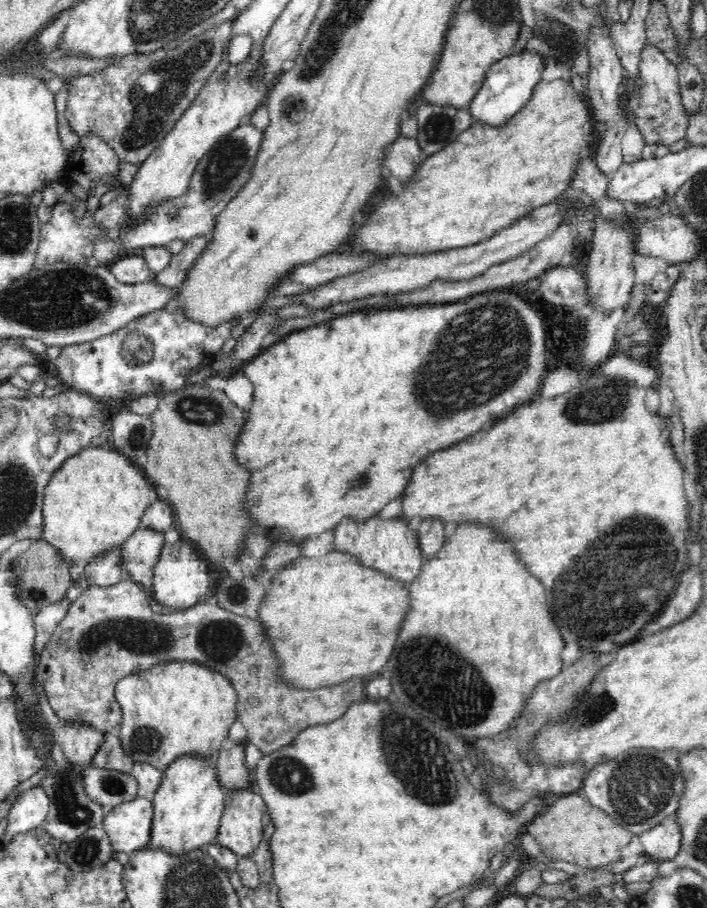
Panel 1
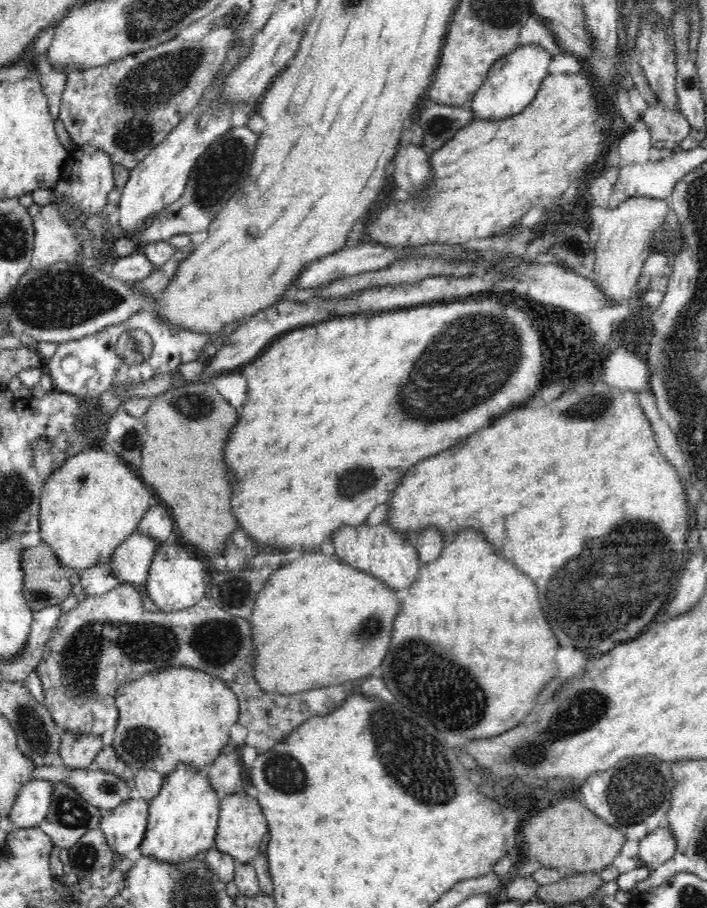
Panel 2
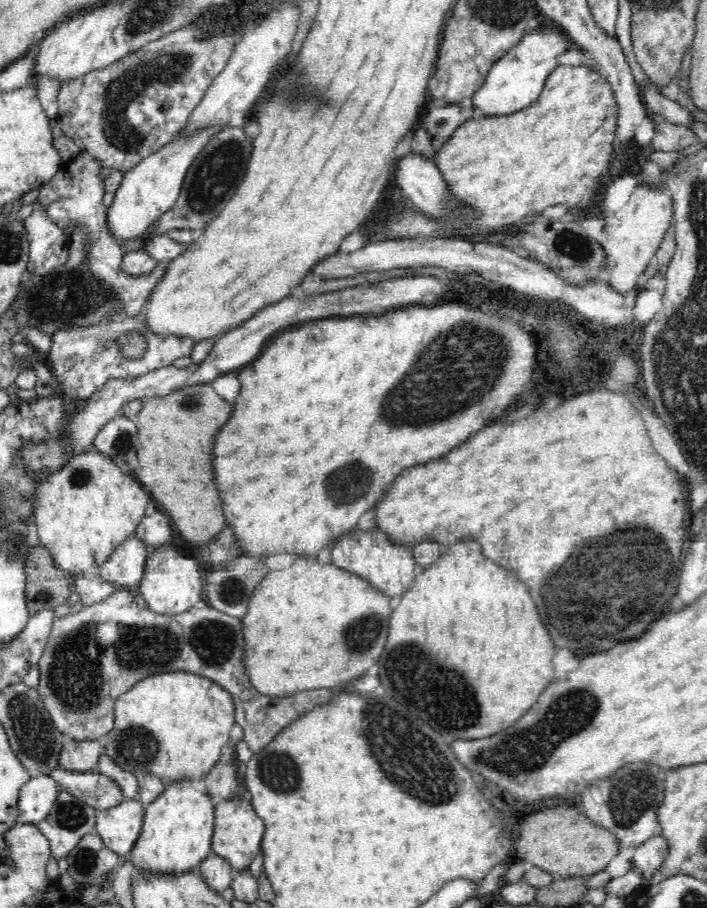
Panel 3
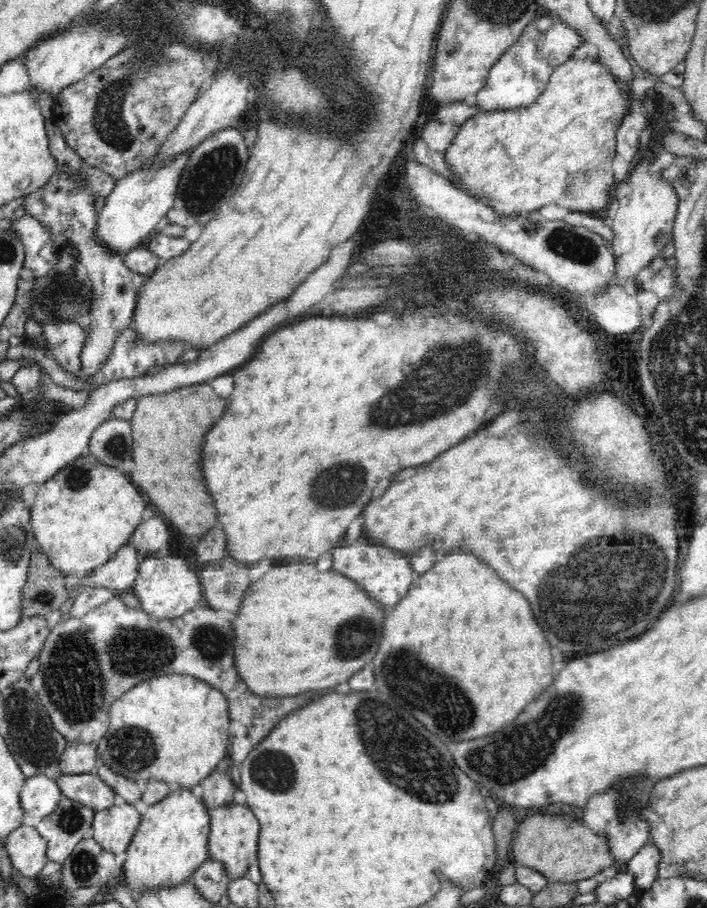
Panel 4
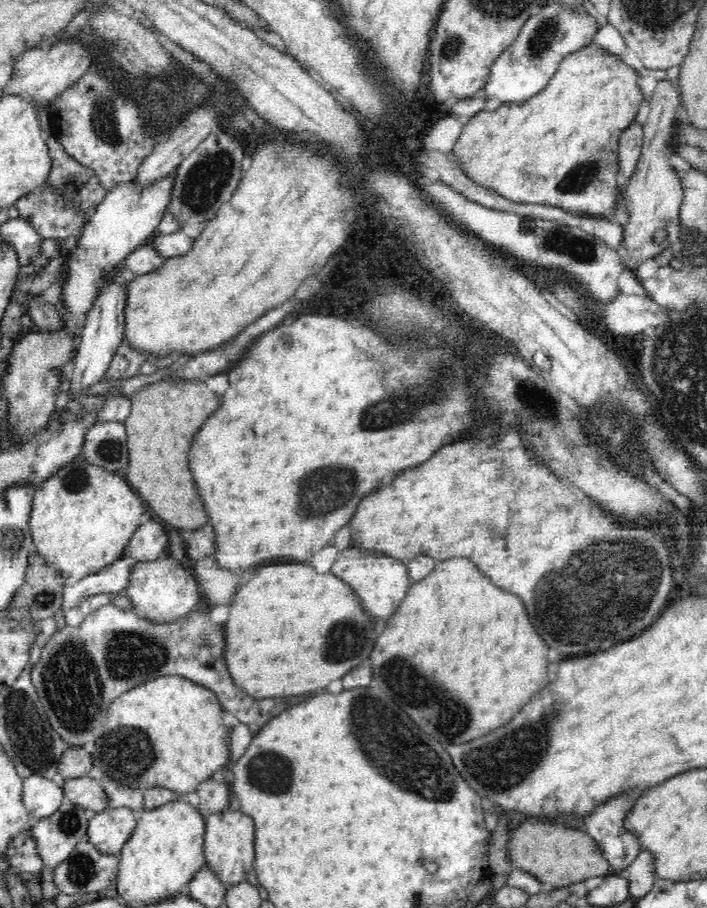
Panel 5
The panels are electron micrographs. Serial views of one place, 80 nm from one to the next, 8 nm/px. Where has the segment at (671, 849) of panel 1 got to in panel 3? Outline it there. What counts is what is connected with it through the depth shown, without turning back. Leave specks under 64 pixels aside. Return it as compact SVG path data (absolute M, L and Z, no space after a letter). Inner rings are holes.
M660 832L636 847L634 866L636 870L644 873L644 882L651 877L651 874L668 856L668 844L670 841L664 833Z

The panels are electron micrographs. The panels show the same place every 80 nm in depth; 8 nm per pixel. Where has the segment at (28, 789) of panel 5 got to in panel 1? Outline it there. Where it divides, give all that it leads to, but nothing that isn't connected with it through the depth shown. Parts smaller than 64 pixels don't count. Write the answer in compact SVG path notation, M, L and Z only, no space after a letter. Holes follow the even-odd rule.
M39 785L23 791L13 802L7 814L7 829L2 840L12 842L14 836L38 828L48 816L49 796Z

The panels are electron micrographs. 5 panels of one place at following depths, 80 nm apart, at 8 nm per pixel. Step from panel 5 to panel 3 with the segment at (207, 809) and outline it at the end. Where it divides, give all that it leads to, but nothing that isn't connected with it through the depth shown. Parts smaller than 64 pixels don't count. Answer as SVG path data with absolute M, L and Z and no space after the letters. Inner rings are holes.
M235 760L218 762L204 774L206 790L214 804L222 799L239 796L239 792L243 790L244 782L240 782L238 778Z

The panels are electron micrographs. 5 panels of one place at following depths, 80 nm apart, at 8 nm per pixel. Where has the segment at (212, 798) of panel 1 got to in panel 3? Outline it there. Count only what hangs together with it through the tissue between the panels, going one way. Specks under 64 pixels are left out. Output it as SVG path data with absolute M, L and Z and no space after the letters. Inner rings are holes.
M180 777L166 782L165 789L145 810L144 824L130 859L135 871L166 871L179 873L198 865L210 853L216 820L216 805L208 792L200 792L192 786L190 777Z

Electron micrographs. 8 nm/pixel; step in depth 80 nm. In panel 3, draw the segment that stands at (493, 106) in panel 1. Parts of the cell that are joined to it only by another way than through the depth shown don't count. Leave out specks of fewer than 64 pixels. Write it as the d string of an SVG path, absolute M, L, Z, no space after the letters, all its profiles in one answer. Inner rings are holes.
M538 28L500 57L489 71L486 83L472 96L469 104L481 116L508 116L532 106L543 92L548 76L558 67L558 56L563 56L573 45L562 30Z

